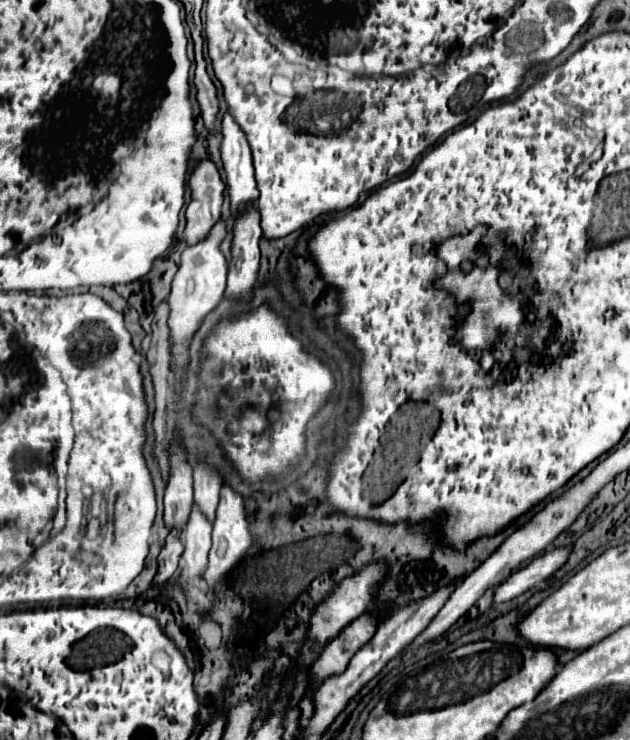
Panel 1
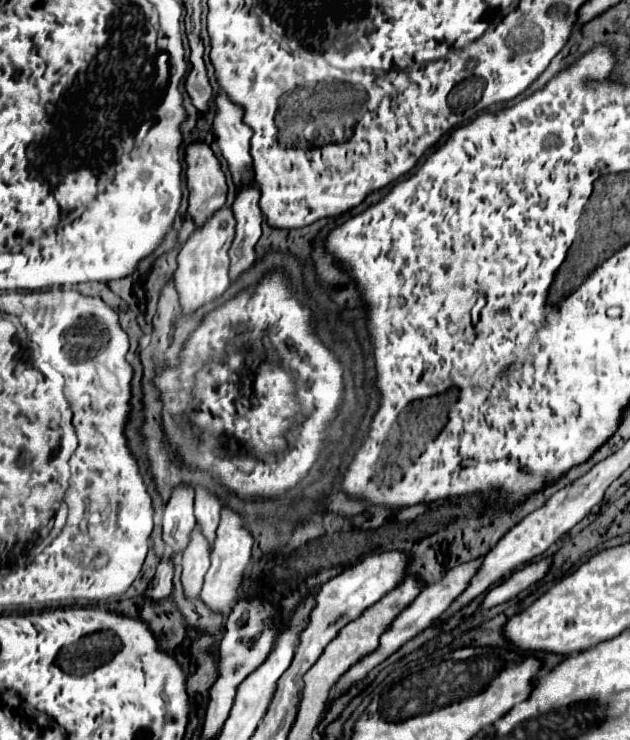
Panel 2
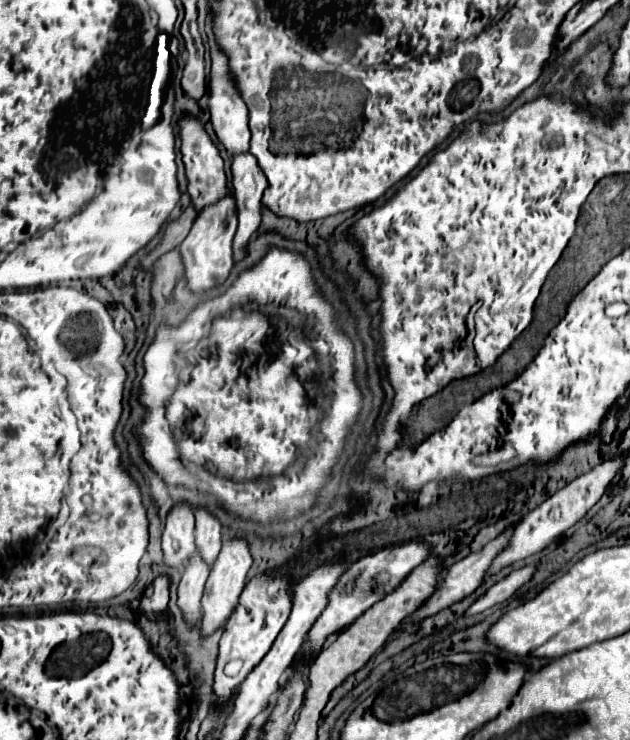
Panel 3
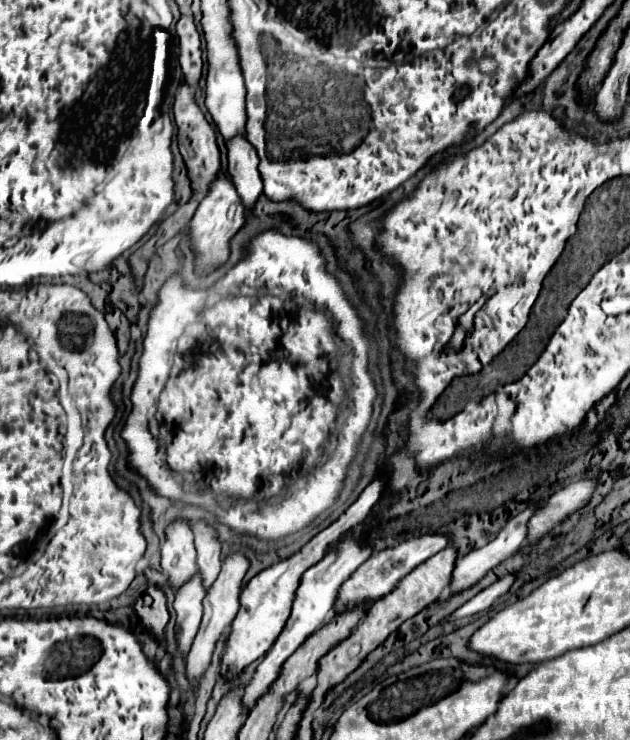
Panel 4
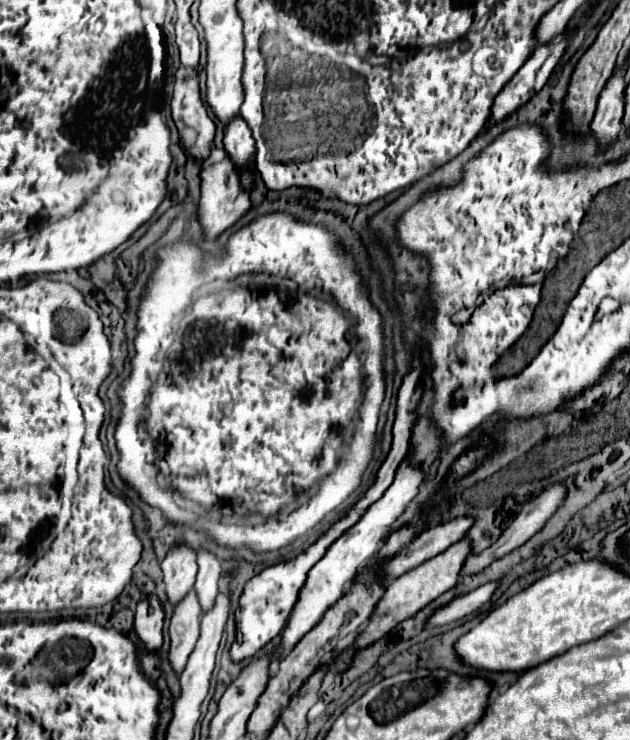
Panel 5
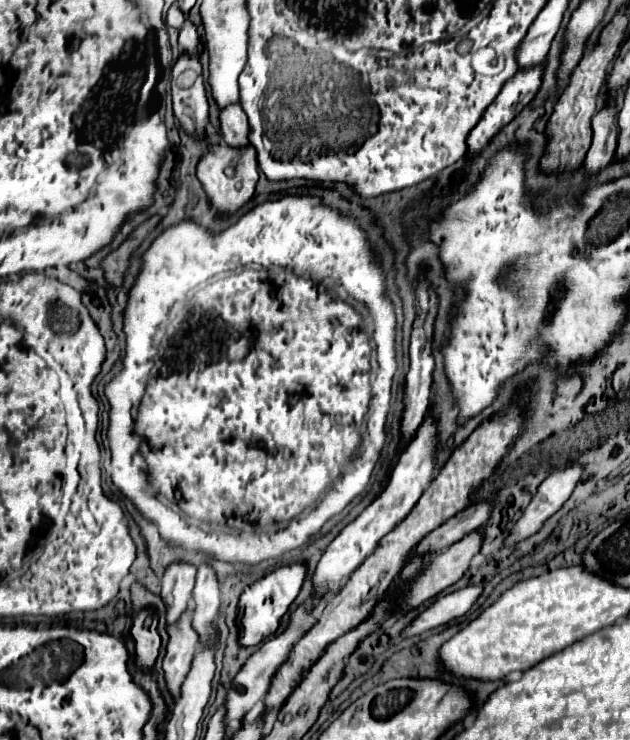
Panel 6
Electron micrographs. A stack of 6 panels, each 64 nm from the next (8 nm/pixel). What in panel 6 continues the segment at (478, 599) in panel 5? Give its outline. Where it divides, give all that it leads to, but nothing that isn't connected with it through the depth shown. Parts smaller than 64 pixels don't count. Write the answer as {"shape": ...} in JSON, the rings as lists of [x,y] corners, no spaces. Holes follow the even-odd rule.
{"shape":[[[464,588],[458,592],[452,592],[444,598],[438,598],[428,610],[424,610],[406,630],[404,636],[416,636],[422,632],[428,632],[432,628],[438,628],[442,624],[448,624],[450,620],[462,618],[474,602],[482,596],[484,588]]]}

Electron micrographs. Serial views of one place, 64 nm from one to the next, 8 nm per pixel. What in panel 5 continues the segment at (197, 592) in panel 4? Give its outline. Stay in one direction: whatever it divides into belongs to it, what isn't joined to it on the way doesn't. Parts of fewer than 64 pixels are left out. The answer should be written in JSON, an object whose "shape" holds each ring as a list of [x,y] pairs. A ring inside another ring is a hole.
{"shape":[[[188,592],[188,596],[176,604],[174,616],[170,620],[170,662],[178,674],[184,670],[184,664],[198,640],[198,626],[200,602],[196,600],[196,592]]]}

